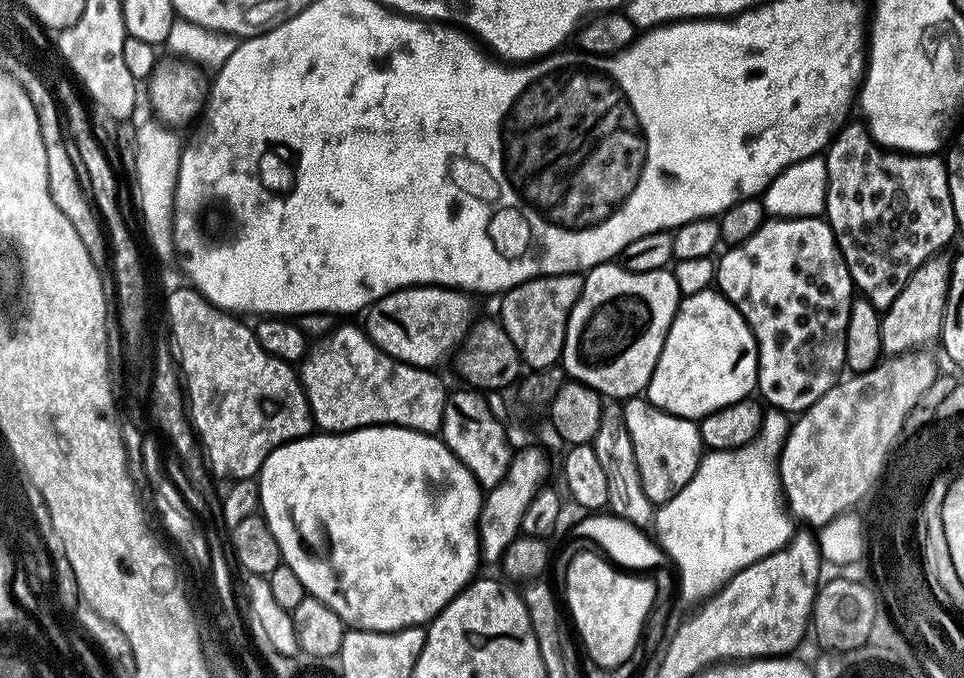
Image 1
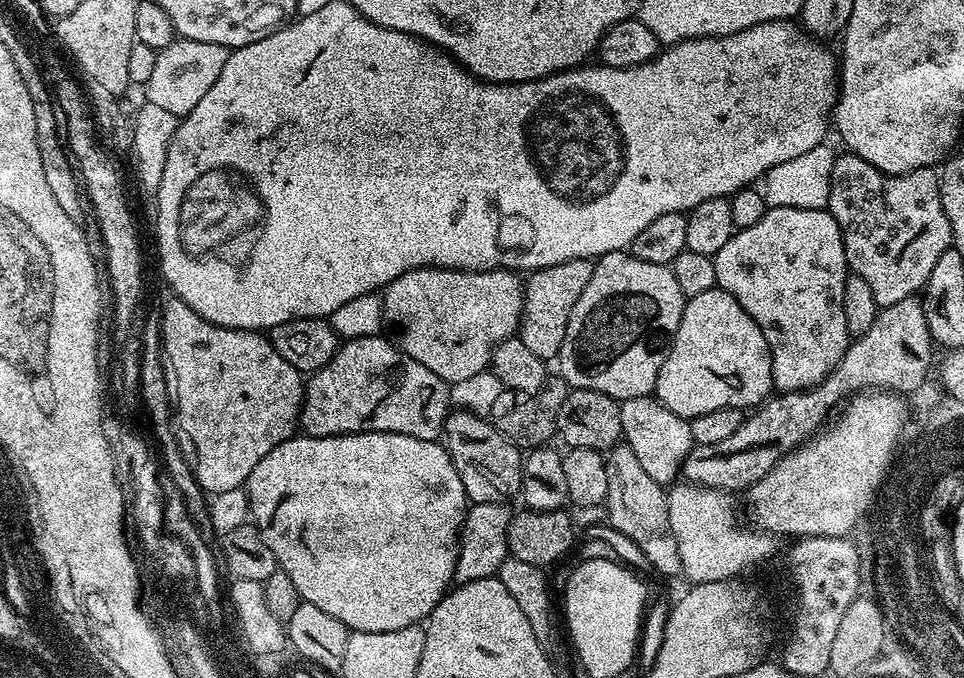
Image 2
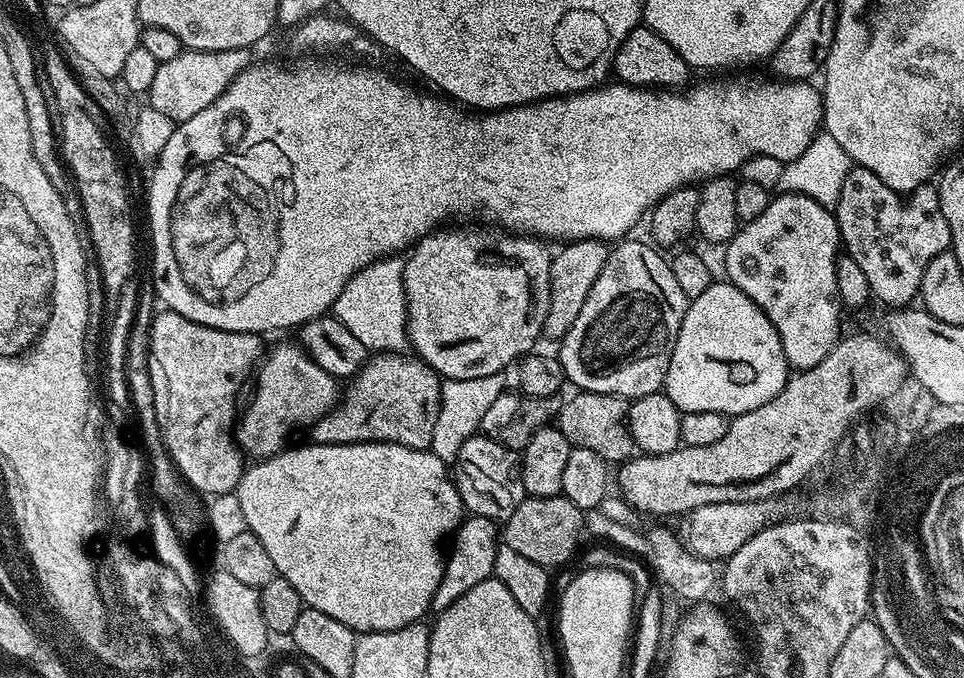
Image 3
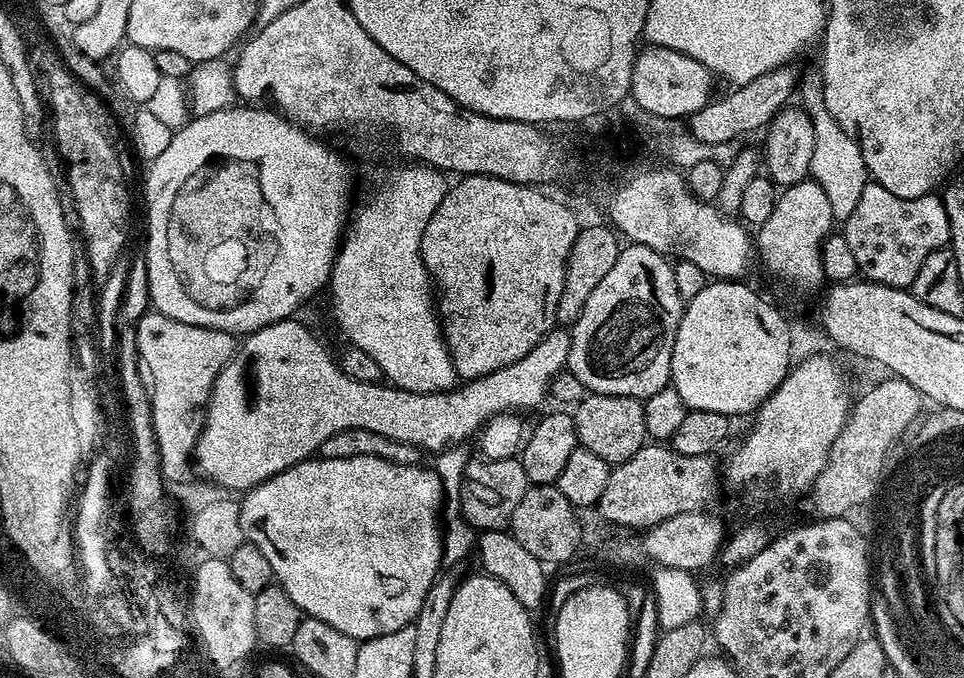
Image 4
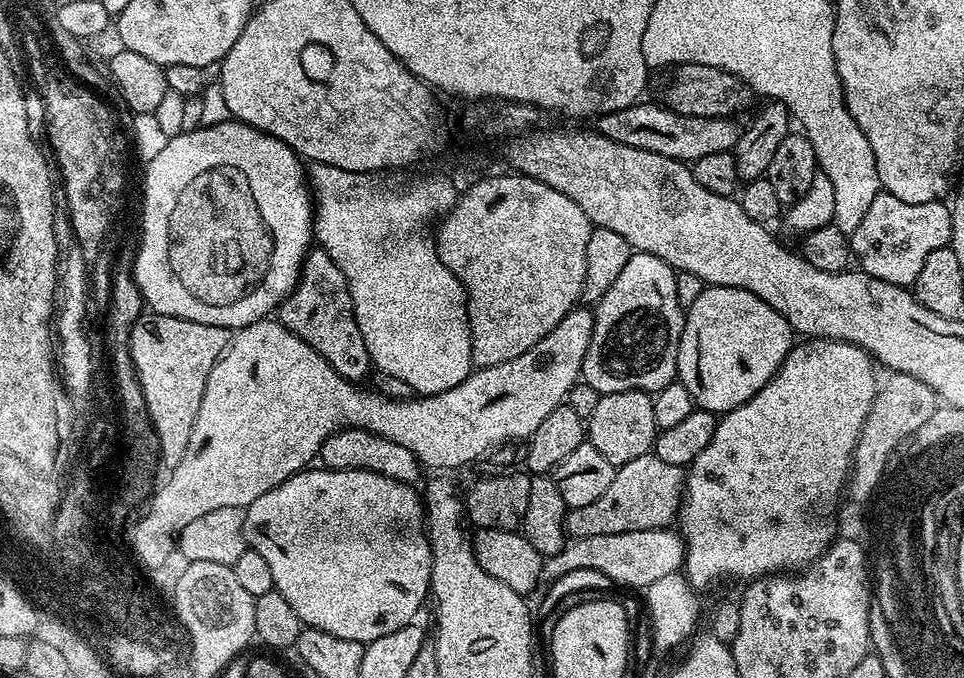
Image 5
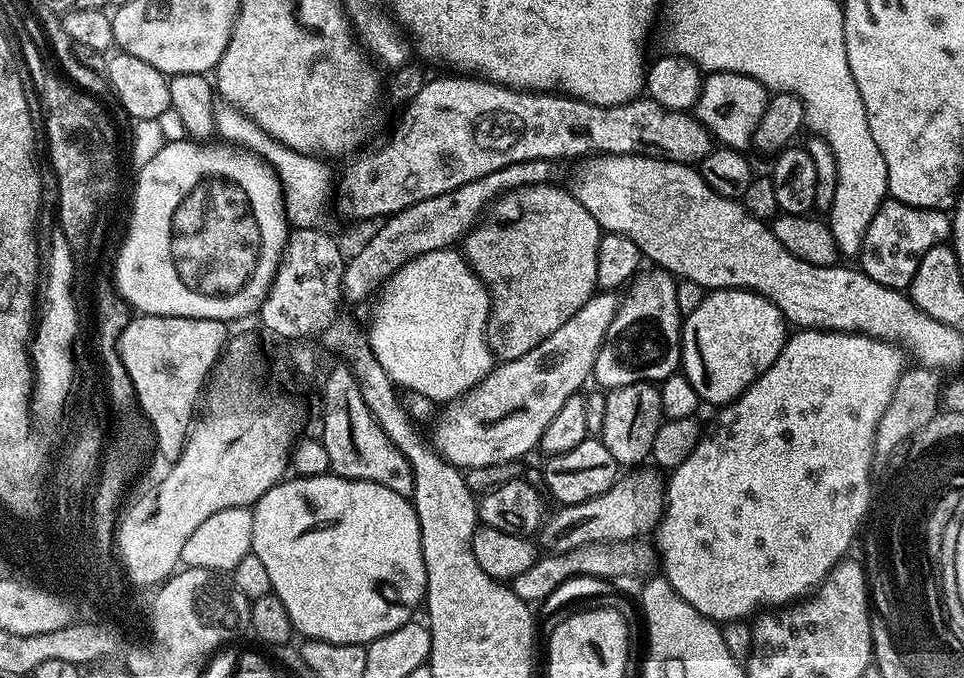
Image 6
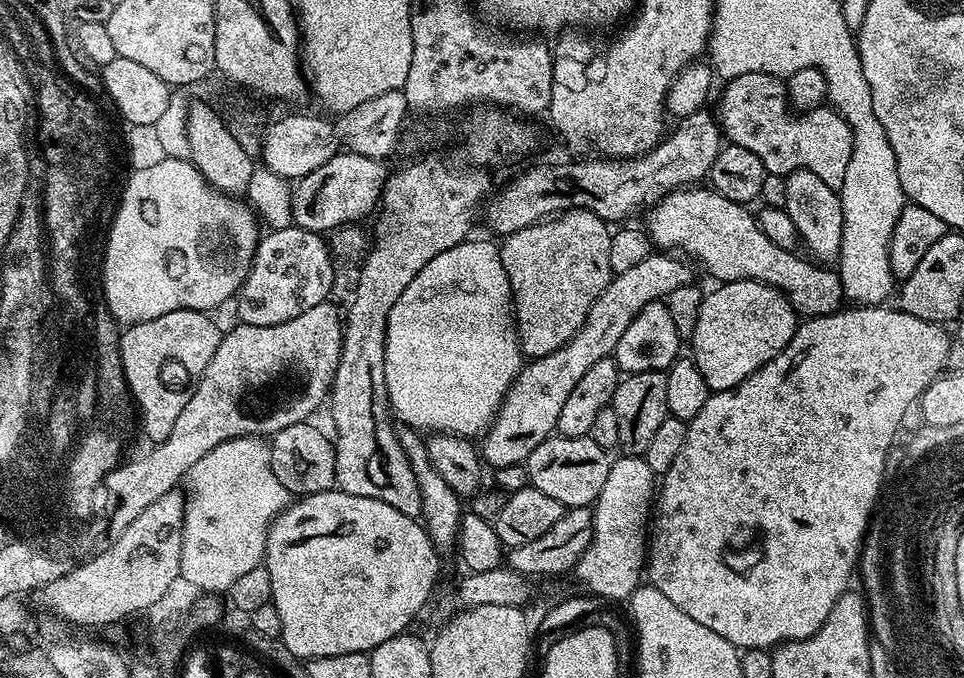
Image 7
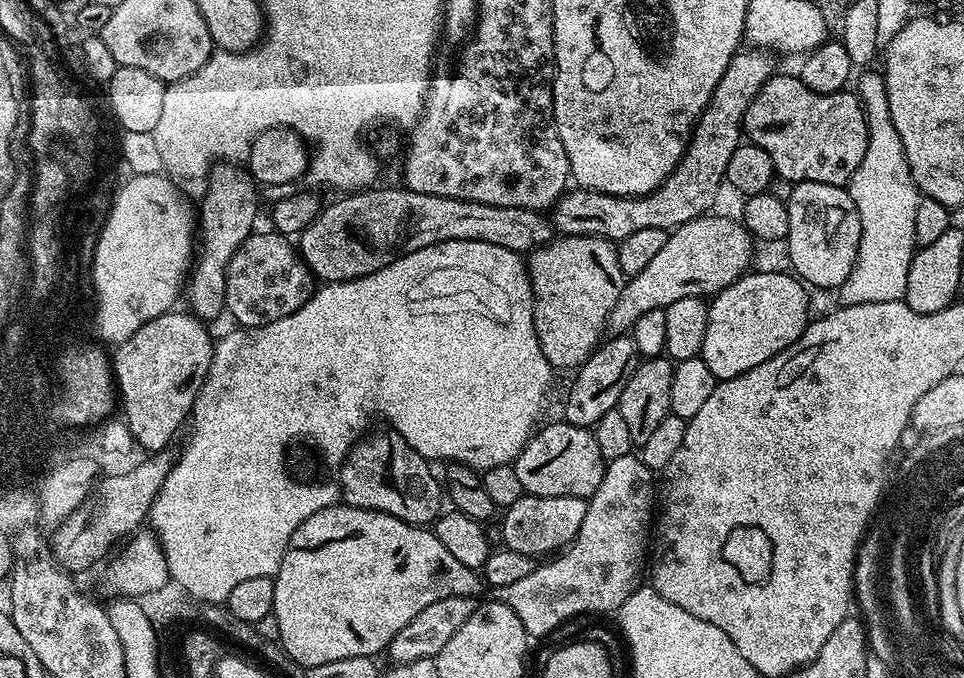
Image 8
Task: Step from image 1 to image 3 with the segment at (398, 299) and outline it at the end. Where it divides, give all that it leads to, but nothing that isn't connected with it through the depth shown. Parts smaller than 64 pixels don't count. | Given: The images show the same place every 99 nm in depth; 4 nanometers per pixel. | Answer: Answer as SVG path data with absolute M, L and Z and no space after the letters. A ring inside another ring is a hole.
M480 226L484 228L468 228L465 232L459 232L458 229L452 228L449 232L444 232L445 230L437 230L434 232L429 232L428 235L423 236L420 240L417 240L415 244L412 245L410 251L407 253L406 259L404 260L404 289L406 290L406 306L408 307L408 343L411 349L416 350L415 355L419 359L423 360L428 367L433 368L436 375L443 378L444 380L473 380L474 378L486 378L487 376L499 377L501 375L500 371L503 368L508 368L517 363L521 358L529 355L533 351L532 348L536 344L536 339L541 339L544 336L544 323L546 322L546 310L550 308L550 268L552 266L552 257L554 255L553 249L551 248L543 239L534 236L525 236L523 234L513 234L505 230L497 230L492 226Z

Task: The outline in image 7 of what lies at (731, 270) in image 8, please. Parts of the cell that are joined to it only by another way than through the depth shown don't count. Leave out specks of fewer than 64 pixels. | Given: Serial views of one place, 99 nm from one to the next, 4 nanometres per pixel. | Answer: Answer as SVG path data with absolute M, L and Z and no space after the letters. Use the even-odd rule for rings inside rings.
M653 254L631 270L615 273L594 306L590 306L590 314L586 314L586 322L582 322L574 338L550 354L529 359L521 367L496 410L495 420L479 441L483 463L492 464L493 469L524 464L541 442L556 432L558 414L562 414L562 406L574 386L578 386L582 374L586 374L594 362L609 359L615 353L618 338L622 338L626 326L638 318L647 304L667 301L674 290L693 283L691 267L693 265L679 255Z

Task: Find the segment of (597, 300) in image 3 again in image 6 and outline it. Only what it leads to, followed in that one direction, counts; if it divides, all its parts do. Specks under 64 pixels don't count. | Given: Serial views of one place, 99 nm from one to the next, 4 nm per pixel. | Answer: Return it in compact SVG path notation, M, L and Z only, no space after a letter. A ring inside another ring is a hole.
M645 271L627 289L628 297L625 300L623 297L614 322L610 322L610 330L606 330L592 367L592 376L601 389L621 388L643 380L662 382L681 367L682 317L678 310L677 281L671 272L651 271Z

